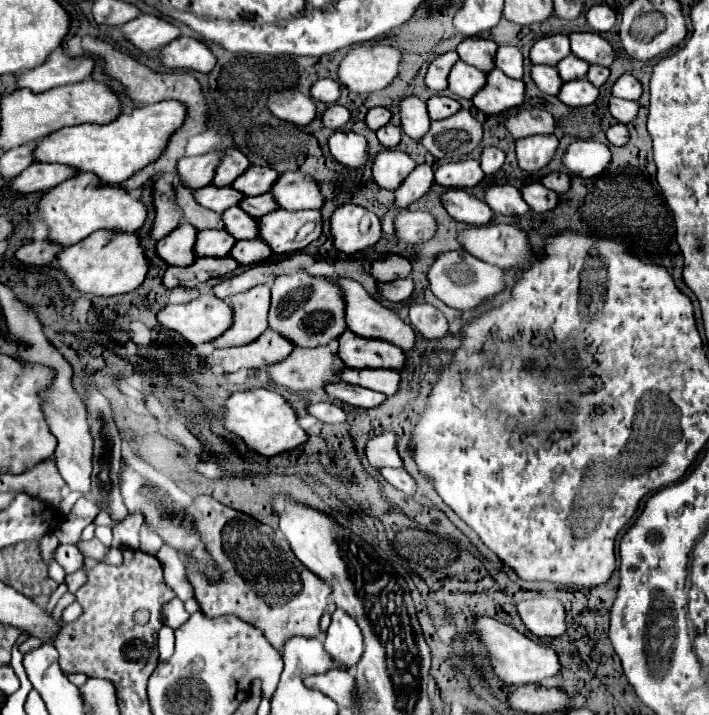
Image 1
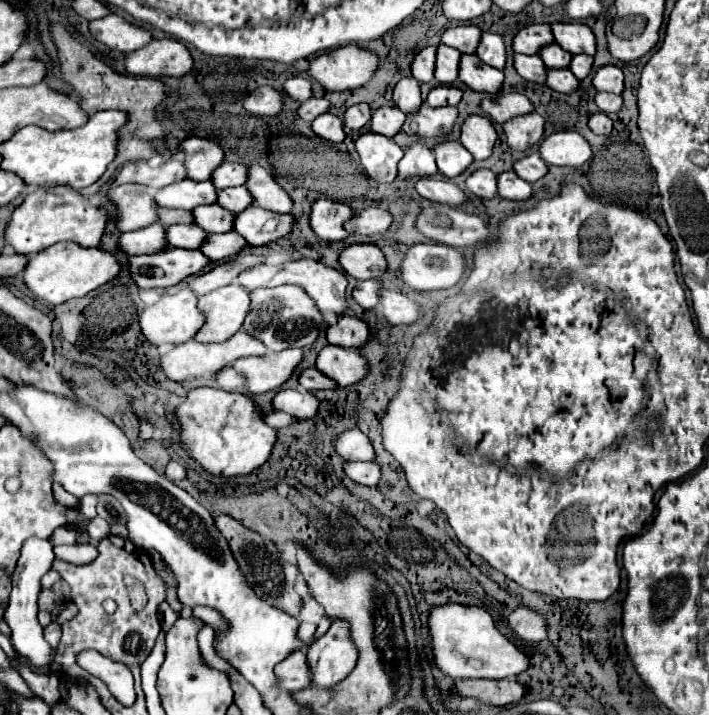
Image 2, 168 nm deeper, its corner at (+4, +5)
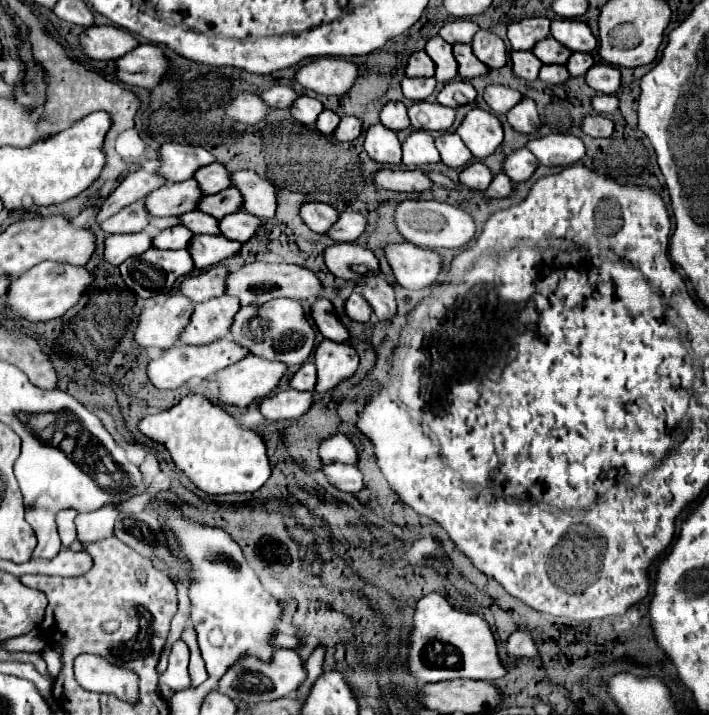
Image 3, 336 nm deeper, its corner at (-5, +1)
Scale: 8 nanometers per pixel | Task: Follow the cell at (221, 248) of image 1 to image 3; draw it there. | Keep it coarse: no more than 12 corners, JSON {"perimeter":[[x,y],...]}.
{"perimeter":[[176,225],[156,235],[158,249],[188,249],[194,233]]}

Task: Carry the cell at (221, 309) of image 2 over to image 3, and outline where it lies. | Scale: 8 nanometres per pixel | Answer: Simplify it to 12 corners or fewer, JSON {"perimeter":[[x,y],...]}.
{"perimeter":[[240,301],[196,303],[180,343],[208,345],[230,333]]}

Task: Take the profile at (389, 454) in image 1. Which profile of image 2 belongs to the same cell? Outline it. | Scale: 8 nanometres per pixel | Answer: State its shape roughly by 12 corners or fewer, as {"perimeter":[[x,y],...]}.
{"perimeter":[[347,429],[333,439],[345,461],[375,461],[367,435]]}

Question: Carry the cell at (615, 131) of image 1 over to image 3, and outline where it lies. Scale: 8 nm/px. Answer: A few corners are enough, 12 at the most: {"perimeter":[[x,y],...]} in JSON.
{"perimeter":[[588,115],[582,131],[592,137],[610,137],[614,123],[604,115]]}

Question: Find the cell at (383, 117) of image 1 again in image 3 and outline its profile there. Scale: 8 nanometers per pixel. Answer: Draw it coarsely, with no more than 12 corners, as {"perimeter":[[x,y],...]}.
{"perimeter":[[342,117],[334,137],[354,141],[362,133],[358,117]]}

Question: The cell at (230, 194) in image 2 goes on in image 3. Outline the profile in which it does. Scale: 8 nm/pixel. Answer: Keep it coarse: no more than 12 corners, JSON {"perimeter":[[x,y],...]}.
{"perimeter":[[236,187],[206,195],[198,209],[216,219],[242,211]]}

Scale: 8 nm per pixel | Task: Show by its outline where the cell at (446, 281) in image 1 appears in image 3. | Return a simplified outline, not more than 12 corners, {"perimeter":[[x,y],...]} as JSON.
{"perimeter":[[412,243],[384,251],[404,289],[438,281],[444,261],[438,251]]}

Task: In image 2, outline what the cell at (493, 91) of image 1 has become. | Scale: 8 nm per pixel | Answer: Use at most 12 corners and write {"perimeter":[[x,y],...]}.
{"perimeter":[[461,55],[459,81],[473,91],[497,93],[499,69],[477,55]]}

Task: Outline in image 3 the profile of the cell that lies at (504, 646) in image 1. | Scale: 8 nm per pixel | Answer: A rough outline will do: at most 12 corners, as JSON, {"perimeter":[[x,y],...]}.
{"perimeter":[[424,595],[410,671],[424,683],[508,673],[490,625]]}

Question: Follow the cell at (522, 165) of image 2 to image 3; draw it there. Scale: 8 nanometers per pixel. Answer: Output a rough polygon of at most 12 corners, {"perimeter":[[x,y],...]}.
{"perimeter":[[528,149],[514,151],[504,161],[504,173],[524,183],[538,161]]}

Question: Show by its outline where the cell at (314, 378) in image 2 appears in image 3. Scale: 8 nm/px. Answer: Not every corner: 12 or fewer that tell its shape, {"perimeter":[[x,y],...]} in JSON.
{"perimeter":[[304,363],[290,379],[296,391],[316,389],[314,363]]}

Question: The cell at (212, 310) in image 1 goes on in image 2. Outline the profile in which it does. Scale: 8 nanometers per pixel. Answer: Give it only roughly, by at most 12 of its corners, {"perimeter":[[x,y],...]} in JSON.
{"perimeter":[[181,289],[145,307],[143,337],[185,343],[203,325],[197,295]]}

